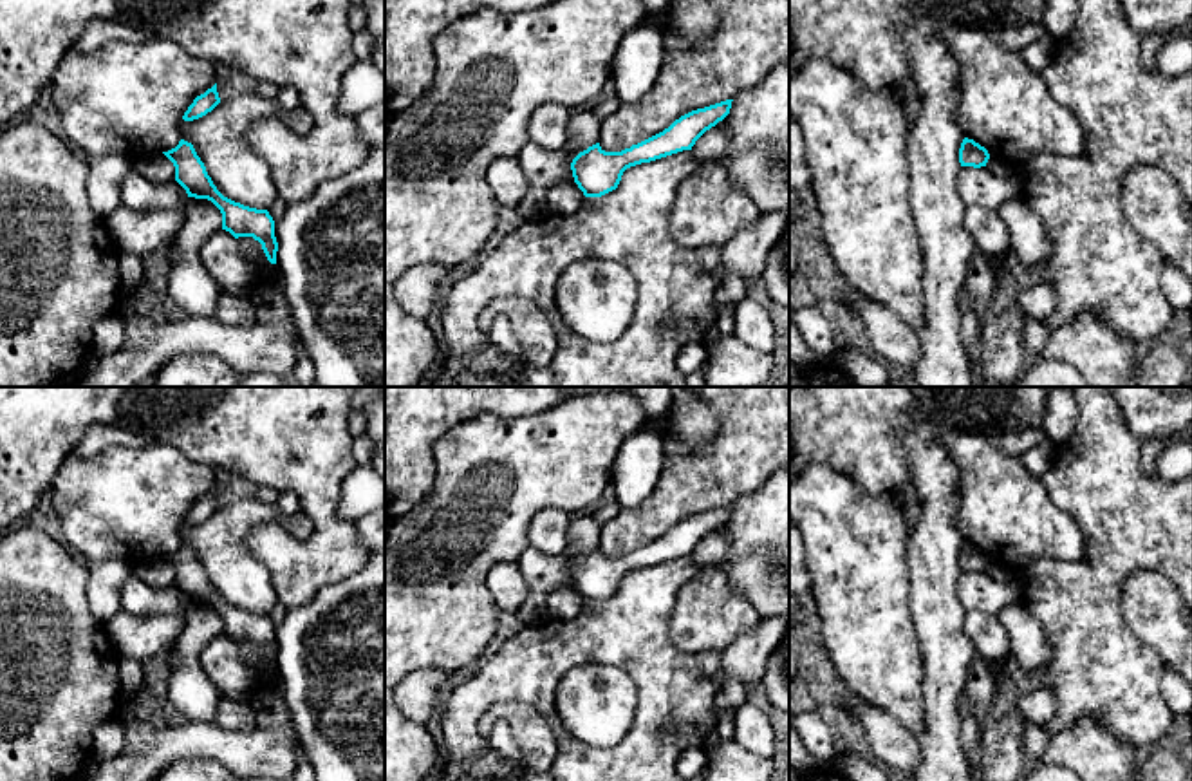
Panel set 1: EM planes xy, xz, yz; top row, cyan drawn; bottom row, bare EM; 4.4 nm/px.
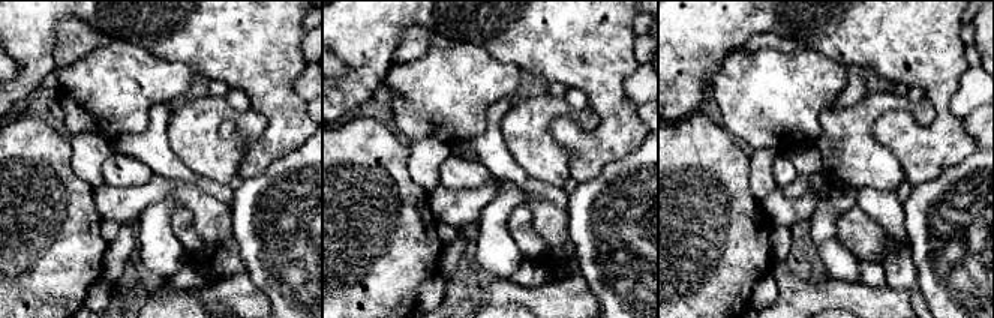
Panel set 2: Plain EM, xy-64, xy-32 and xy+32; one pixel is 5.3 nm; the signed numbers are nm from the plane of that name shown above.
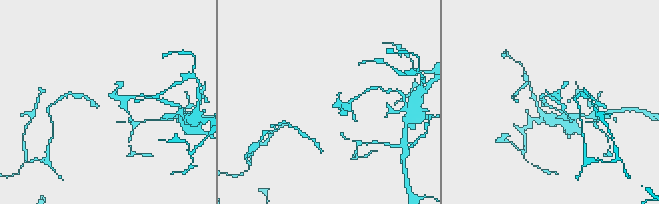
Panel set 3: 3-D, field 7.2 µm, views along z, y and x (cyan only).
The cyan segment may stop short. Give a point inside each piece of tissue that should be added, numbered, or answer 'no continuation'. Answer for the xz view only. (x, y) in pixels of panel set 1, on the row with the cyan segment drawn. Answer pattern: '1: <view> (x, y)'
no continuation

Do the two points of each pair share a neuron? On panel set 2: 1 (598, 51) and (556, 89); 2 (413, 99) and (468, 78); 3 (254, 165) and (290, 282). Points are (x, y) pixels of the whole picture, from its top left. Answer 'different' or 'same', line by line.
1: different
2: same
3: different

